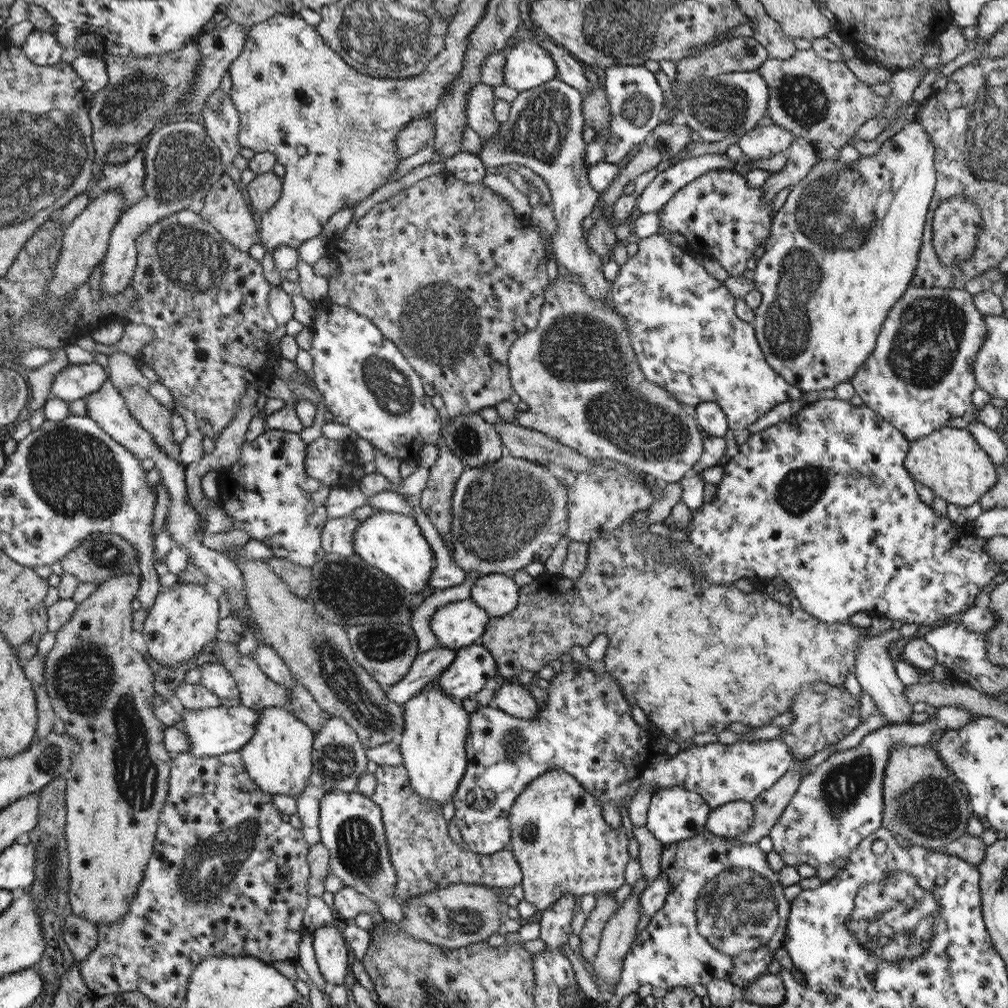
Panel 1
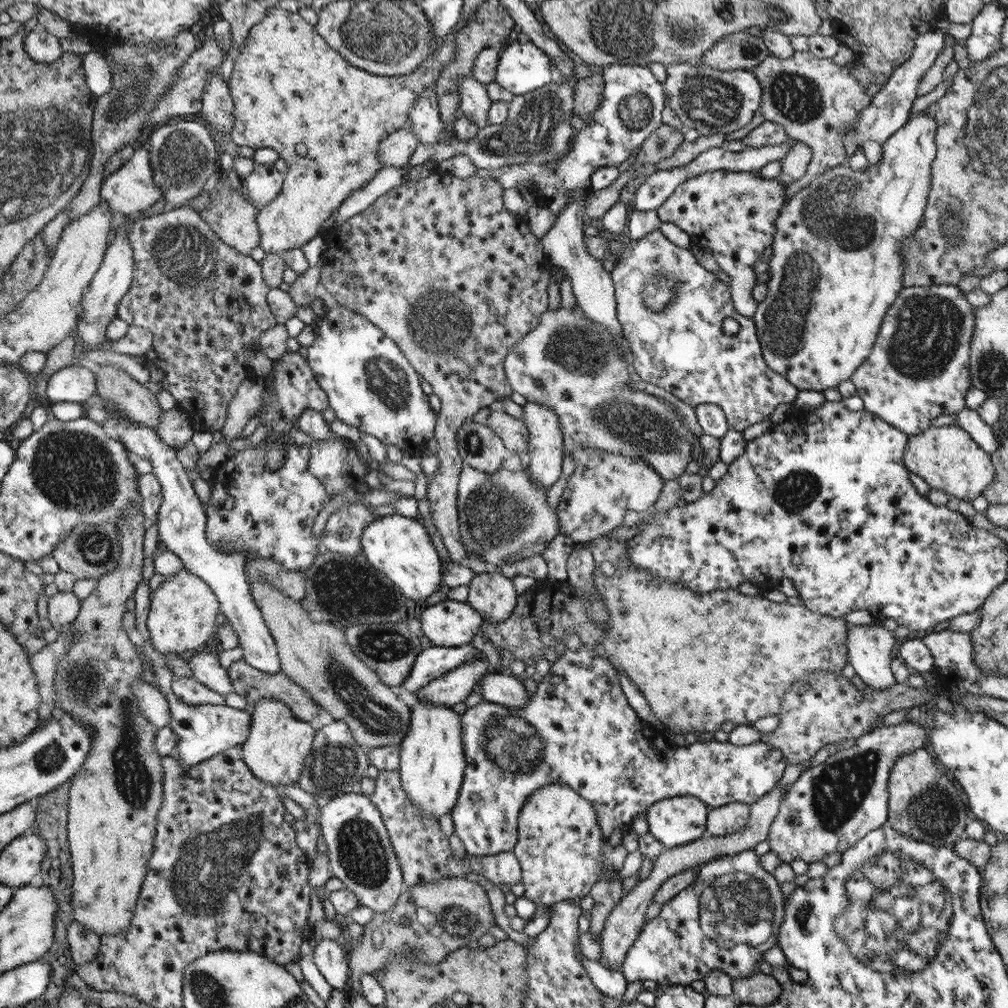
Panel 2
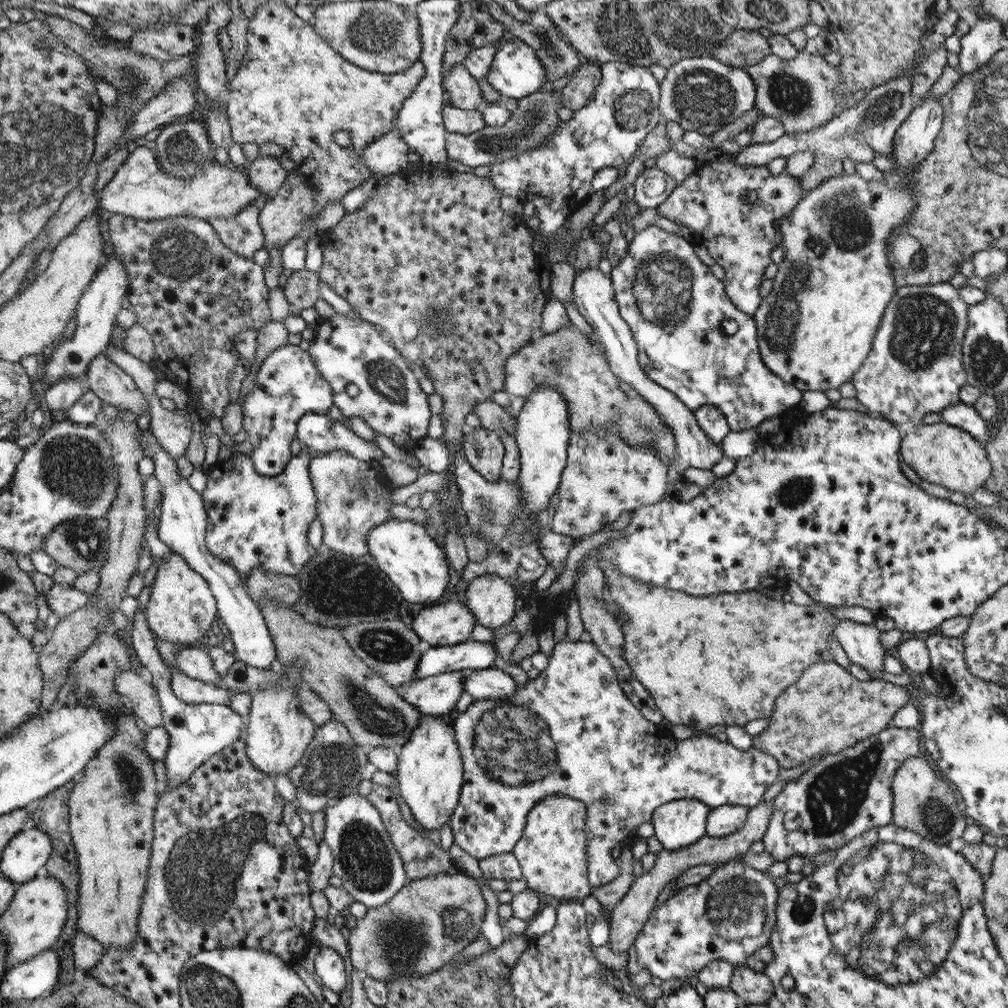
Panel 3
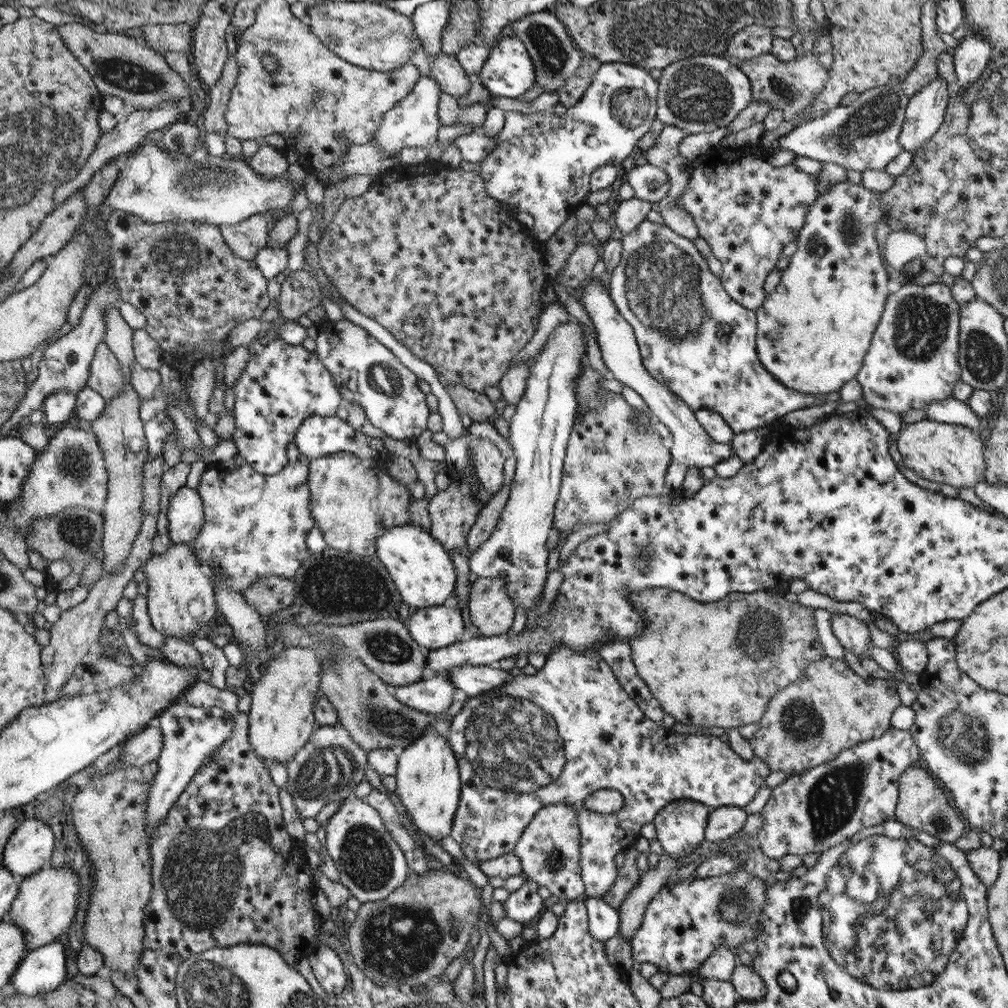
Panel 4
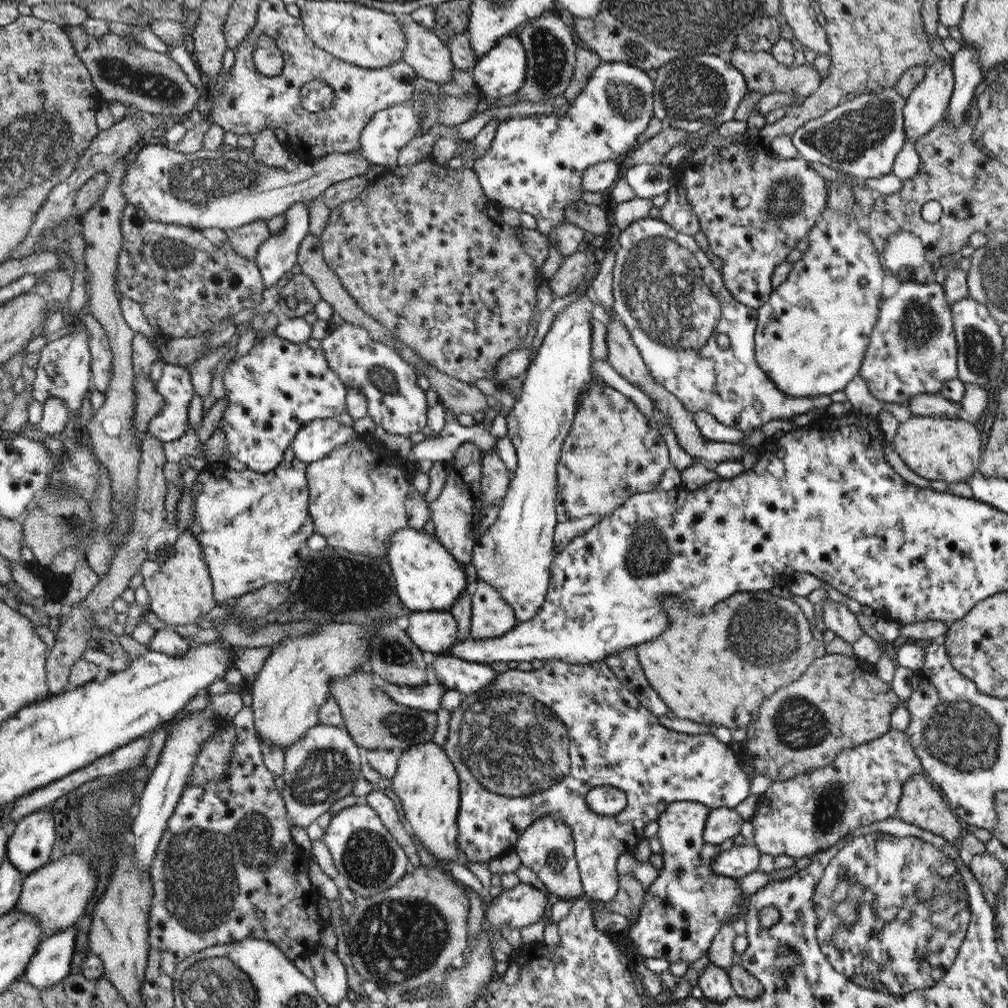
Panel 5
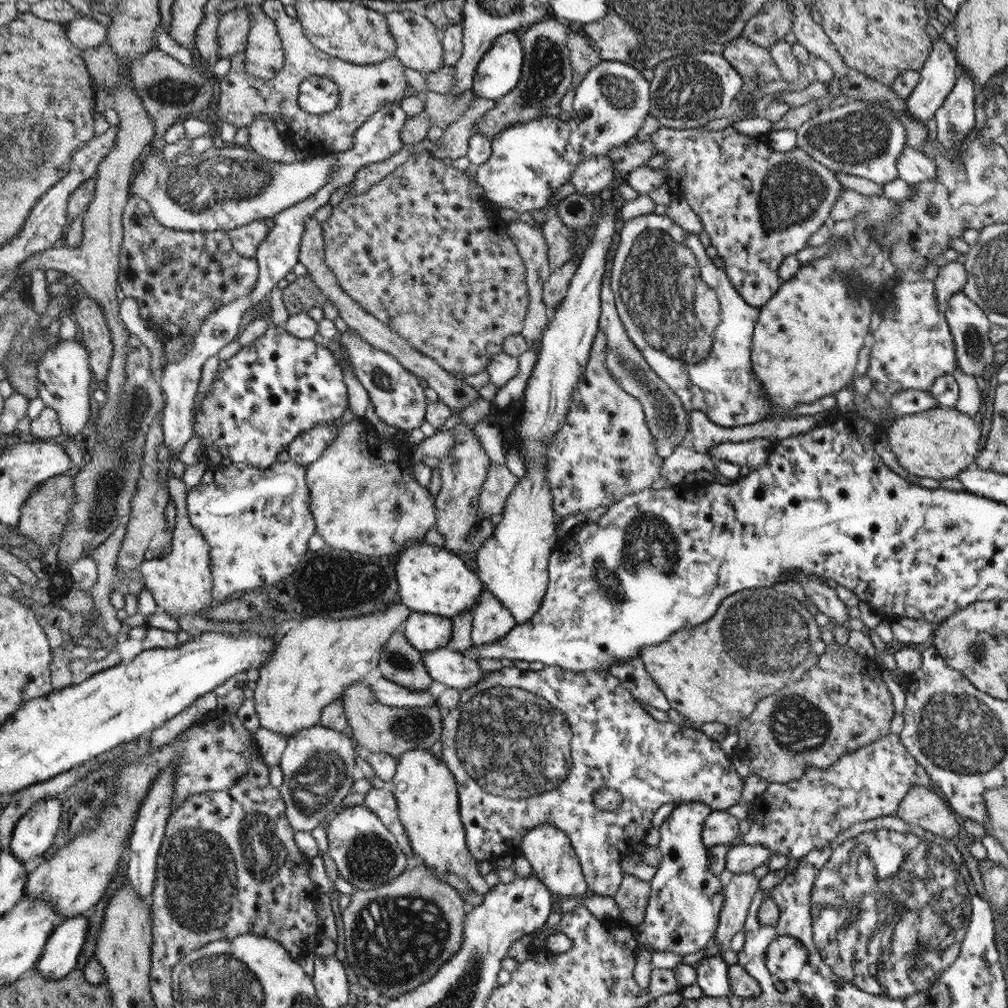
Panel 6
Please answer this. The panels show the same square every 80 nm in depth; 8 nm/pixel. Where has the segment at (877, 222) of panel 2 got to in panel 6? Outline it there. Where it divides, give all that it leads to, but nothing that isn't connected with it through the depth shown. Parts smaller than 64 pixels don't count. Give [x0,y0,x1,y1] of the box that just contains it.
[751,35,958,420]

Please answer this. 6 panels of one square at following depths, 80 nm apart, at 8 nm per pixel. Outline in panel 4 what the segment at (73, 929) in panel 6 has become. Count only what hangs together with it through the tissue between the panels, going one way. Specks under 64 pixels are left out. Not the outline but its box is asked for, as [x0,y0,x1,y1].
[11,938,67,997]

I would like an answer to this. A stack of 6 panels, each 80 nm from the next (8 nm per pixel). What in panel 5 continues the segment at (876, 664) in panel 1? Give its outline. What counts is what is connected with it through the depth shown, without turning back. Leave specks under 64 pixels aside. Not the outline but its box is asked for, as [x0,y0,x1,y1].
[822,598,865,644]

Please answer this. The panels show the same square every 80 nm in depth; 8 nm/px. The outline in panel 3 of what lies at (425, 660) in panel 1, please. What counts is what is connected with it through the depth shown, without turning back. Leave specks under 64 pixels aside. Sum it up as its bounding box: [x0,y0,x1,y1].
[416,640,499,678]

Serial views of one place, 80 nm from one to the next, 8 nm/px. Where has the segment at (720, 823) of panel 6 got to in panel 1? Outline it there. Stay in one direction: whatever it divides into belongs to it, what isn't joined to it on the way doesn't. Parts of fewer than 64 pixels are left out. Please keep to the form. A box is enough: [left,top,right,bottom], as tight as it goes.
[707,801,754,838]

